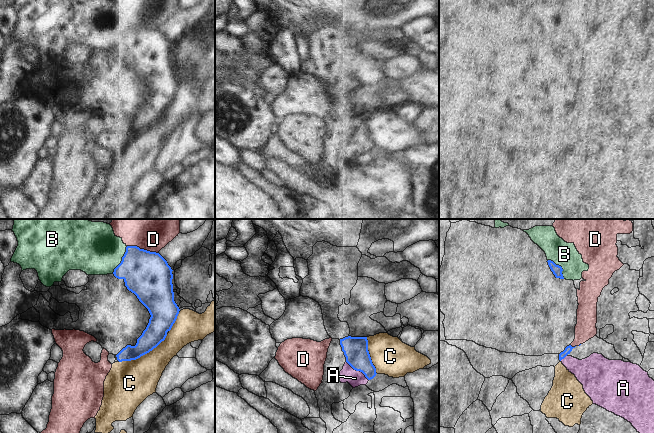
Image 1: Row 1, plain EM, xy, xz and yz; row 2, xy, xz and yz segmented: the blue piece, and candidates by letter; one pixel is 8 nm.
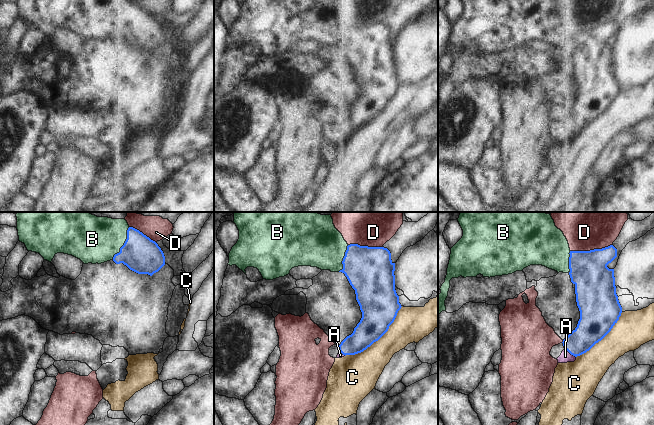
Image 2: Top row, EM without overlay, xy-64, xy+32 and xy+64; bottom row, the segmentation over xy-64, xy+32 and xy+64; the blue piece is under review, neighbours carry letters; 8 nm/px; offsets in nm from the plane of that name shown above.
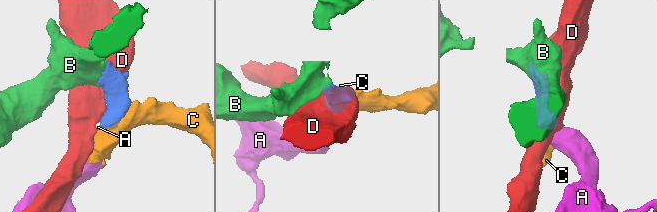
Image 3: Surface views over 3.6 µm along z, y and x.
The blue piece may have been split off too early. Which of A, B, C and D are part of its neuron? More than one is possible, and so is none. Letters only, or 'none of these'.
A, B.

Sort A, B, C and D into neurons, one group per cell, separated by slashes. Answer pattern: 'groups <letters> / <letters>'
groups A B / C / D

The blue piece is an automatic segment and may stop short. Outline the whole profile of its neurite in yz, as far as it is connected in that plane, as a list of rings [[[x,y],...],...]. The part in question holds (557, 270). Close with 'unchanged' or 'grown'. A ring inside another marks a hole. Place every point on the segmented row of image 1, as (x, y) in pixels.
[[[535,226],[523,231],[545,252],[556,278],[580,280],[582,272],[588,271],[589,265],[583,262],[574,243],[567,243],[560,238],[553,226]]]; grown

